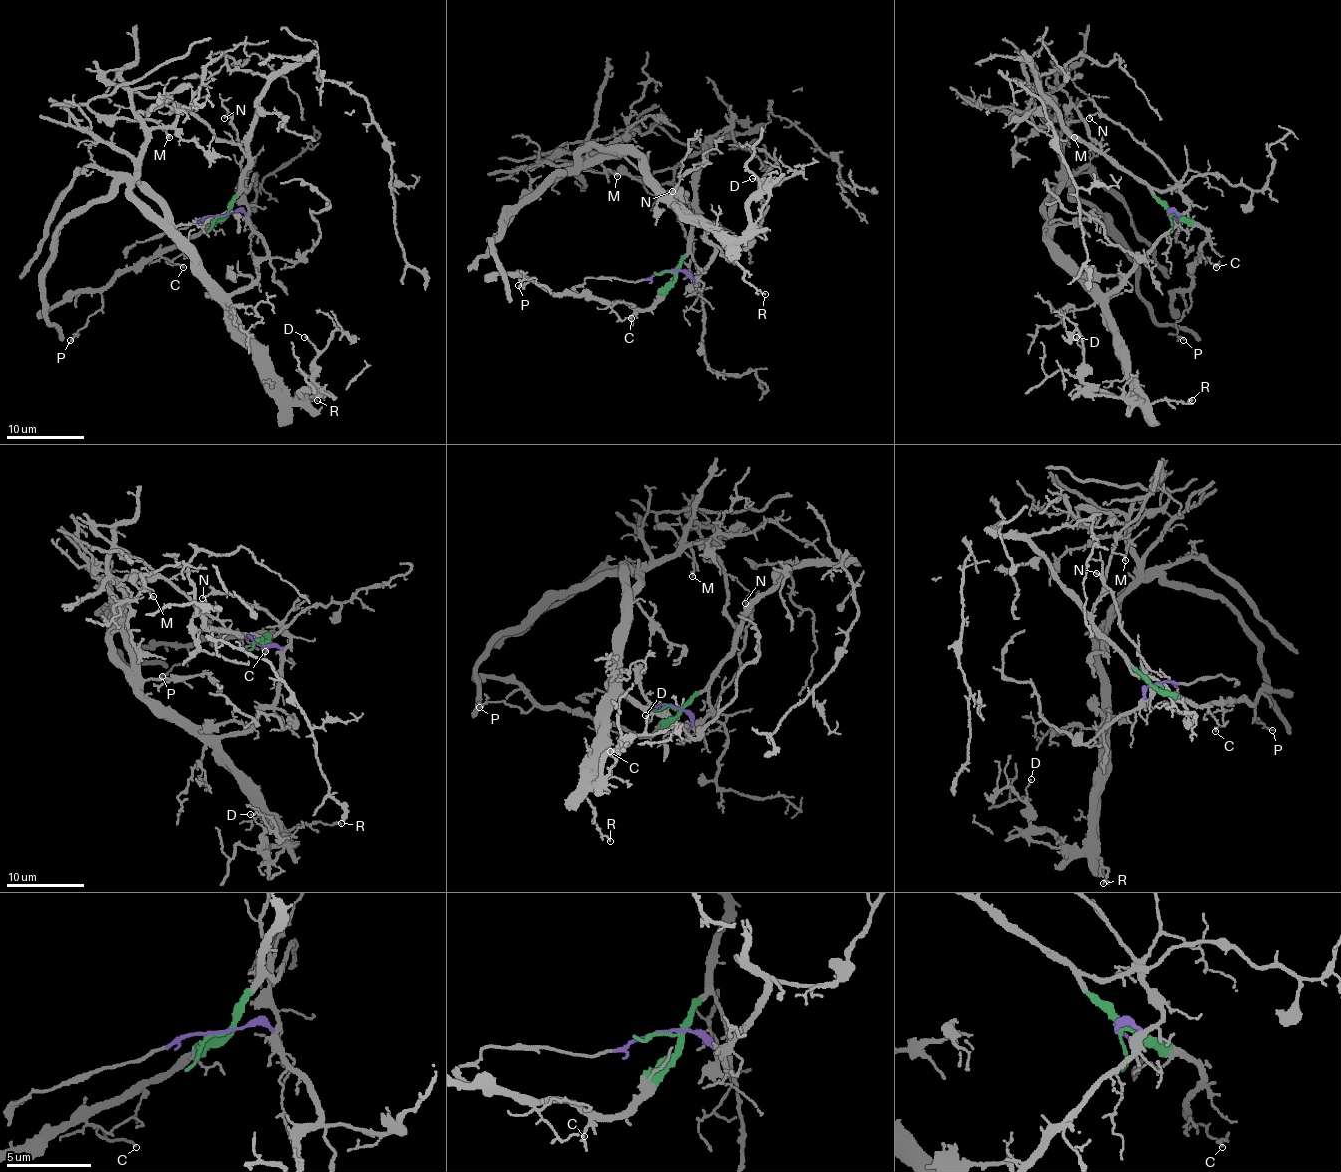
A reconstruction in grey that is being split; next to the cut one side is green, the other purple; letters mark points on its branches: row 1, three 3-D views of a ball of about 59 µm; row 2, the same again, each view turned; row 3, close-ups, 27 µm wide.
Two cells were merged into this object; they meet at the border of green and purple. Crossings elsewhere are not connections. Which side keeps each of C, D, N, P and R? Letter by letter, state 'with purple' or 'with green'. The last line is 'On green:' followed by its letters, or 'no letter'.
C: with green
D: with purple
N: with purple
P: with green
R: with purple
On green: C, P

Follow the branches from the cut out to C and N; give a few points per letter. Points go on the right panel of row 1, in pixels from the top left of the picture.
C: (1169, 215), (1193, 219), (1206, 232), (1206, 238), (1200, 244), (1202, 255), (1218, 265), (1216, 267)
N: (1169, 215), (1168, 213), (1185, 211), (1189, 201), (1181, 191), (1181, 184), (1127, 130), (1096, 114), (1088, 118)

